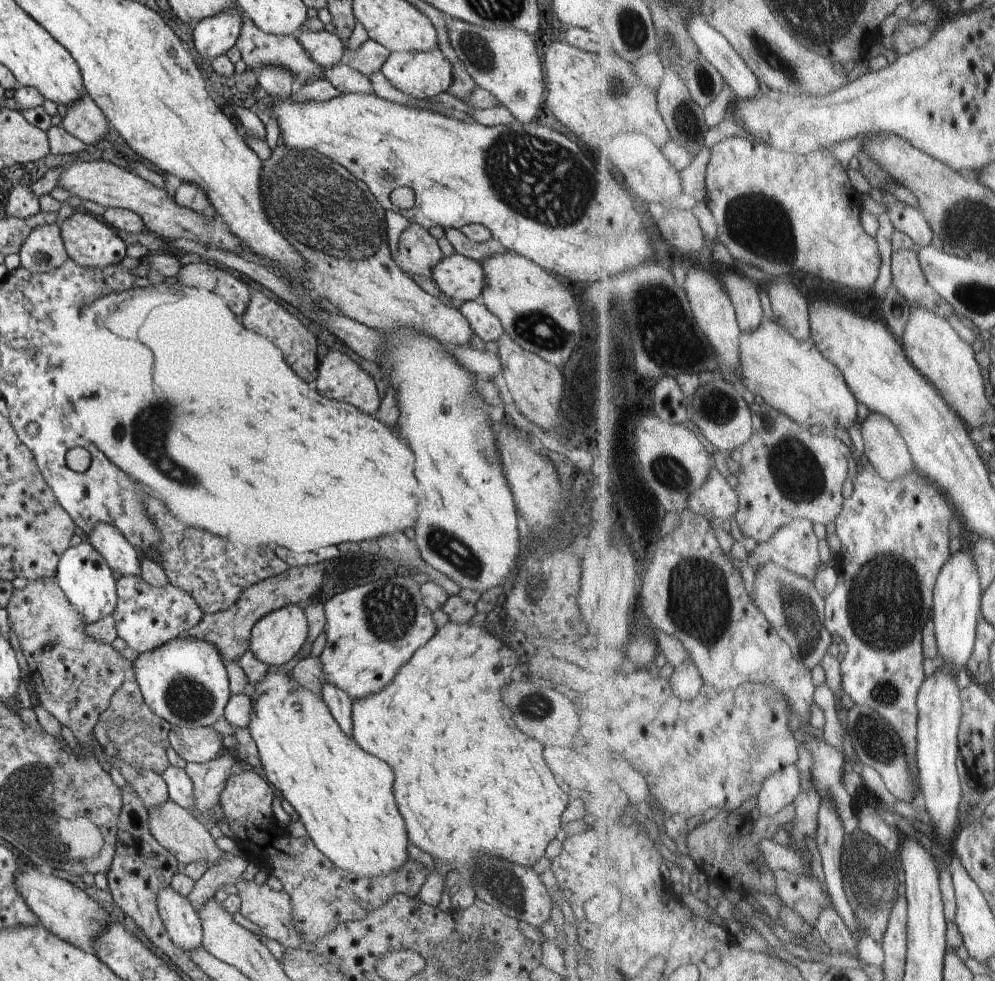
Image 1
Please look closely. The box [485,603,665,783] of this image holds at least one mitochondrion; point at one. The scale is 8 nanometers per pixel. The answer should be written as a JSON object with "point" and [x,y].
{"point":[530,707]}

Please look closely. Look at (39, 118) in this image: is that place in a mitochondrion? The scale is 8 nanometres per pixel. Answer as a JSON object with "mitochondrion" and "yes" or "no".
{"mitochondrion":"no"}

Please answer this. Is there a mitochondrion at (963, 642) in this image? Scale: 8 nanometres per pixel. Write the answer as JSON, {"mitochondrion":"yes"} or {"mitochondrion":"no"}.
{"mitochondrion":"no"}

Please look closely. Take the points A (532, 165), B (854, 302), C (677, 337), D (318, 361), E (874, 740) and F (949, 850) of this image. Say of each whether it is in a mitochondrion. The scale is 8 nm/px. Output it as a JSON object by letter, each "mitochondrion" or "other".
{"A":"mitochondrion","B":"other","C":"mitochondrion","D":"other","E":"mitochondrion","F":"other"}

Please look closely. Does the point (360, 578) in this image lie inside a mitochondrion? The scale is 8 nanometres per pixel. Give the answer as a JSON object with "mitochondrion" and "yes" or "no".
{"mitochondrion":"yes"}

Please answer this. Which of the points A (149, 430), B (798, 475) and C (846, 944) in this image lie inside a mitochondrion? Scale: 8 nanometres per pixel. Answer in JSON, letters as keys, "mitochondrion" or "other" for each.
{"A":"mitochondrion","B":"mitochondrion","C":"other"}

